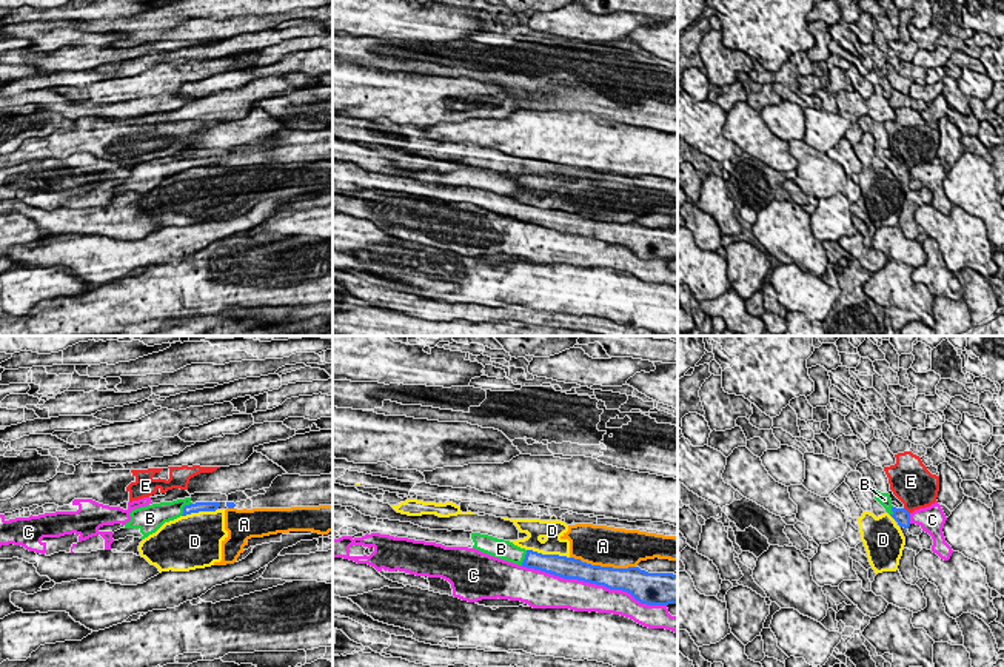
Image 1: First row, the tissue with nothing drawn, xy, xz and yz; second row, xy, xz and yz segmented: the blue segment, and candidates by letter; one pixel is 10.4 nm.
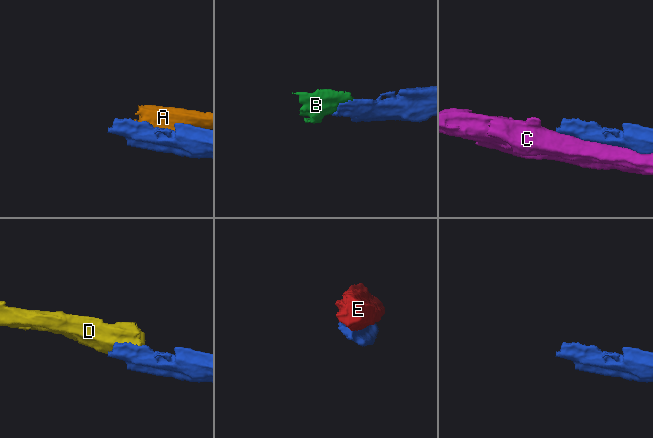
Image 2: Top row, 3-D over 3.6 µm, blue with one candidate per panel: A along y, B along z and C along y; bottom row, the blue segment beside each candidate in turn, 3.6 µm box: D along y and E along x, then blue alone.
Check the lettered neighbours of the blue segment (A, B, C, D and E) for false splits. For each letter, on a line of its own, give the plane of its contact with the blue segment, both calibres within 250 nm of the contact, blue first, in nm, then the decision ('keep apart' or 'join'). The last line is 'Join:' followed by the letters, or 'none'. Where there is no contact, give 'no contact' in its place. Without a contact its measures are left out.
A: meets blue in xz; 220 nm thick on the blue side, 420 nm on the other; keep apart
B: meets blue in xy; 100 nm thick on the blue side, 220 nm on the other; join
C: meets blue in xz; 220 nm thick on the blue side, 320 nm on the other; keep apart
D: meets blue in xz; 220 nm thick on the blue side, 200 nm on the other; keep apart
E: meets blue in yz; 160 nm thick on the blue side, 400 nm on the other; keep apart
Join: B

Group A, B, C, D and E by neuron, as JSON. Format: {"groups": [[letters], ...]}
{"groups": [["A", "D"], ["B"], ["C"], ["E"]]}

